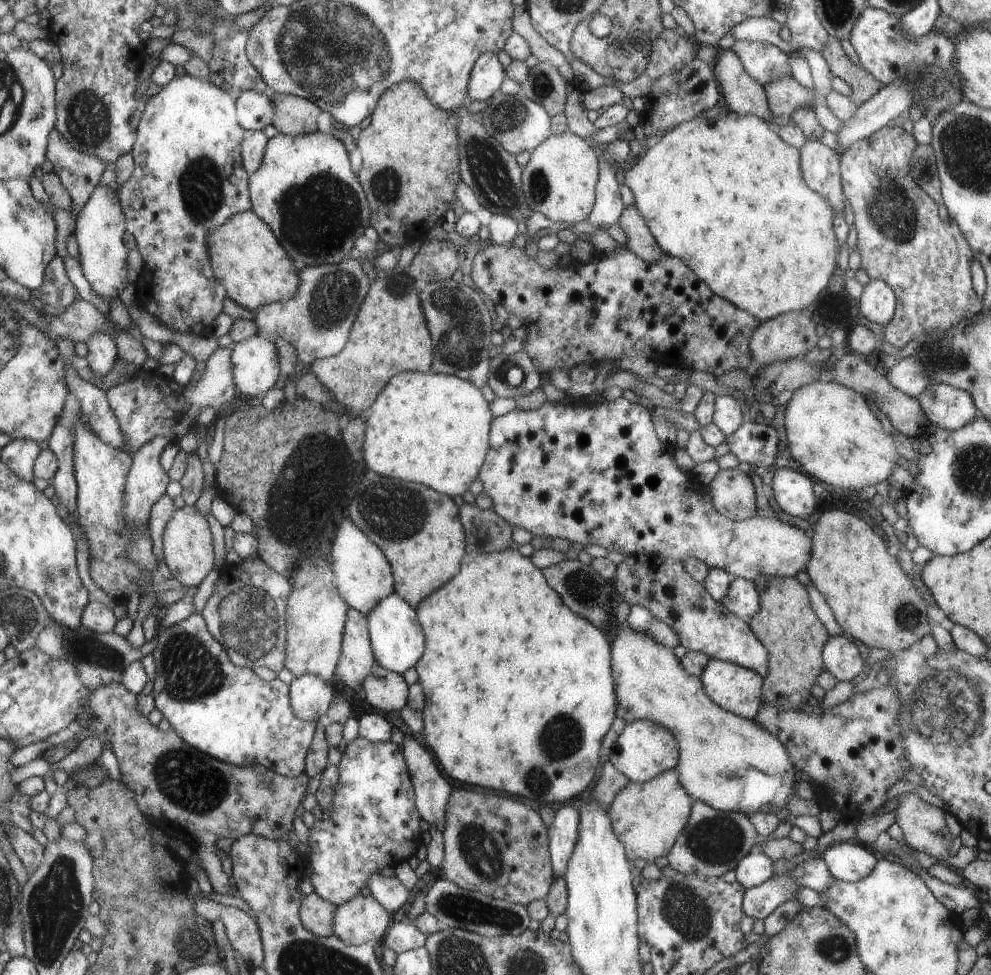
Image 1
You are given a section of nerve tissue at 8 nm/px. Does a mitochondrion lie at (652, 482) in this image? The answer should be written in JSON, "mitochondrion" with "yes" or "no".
{"mitochondrion":"no"}

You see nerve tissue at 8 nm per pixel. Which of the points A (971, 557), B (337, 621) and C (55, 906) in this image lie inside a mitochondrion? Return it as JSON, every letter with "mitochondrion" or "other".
{"A":"other","B":"other","C":"mitochondrion"}

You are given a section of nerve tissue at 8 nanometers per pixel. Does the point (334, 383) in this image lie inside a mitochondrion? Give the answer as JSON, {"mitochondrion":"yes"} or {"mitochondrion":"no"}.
{"mitochondrion":"no"}

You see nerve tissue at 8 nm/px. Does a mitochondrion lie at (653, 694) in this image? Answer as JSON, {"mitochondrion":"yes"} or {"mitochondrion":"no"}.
{"mitochondrion":"no"}

